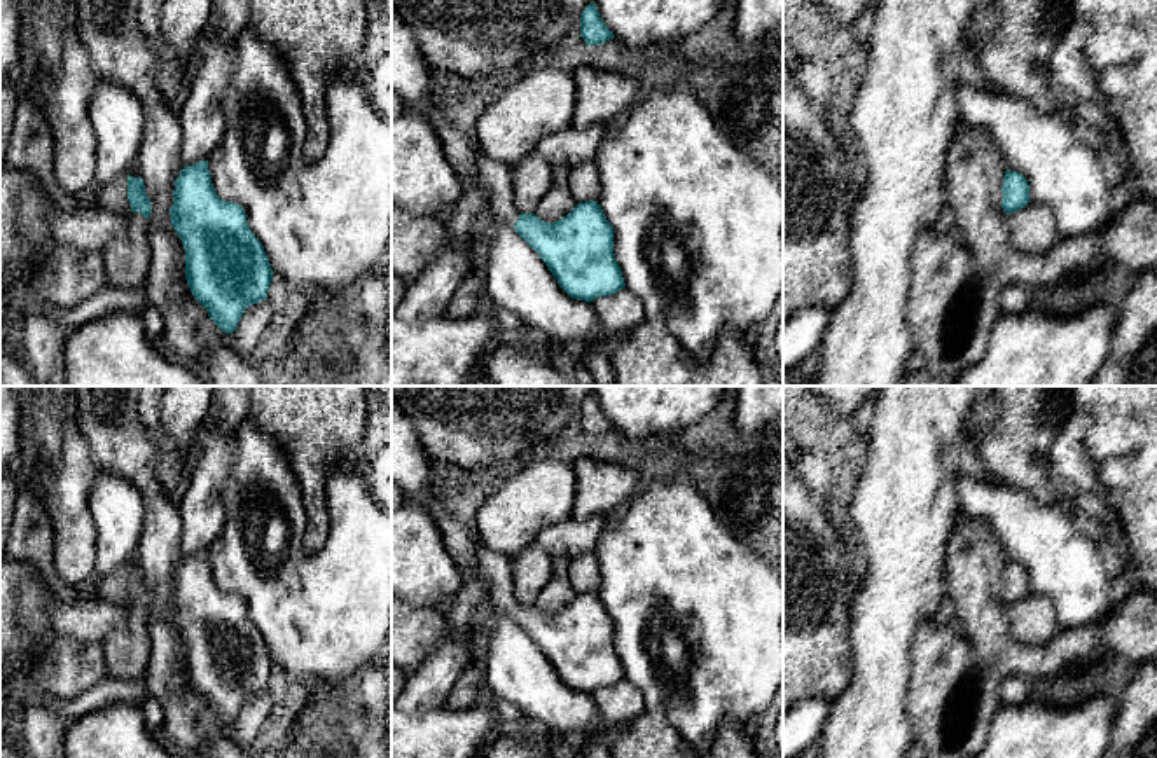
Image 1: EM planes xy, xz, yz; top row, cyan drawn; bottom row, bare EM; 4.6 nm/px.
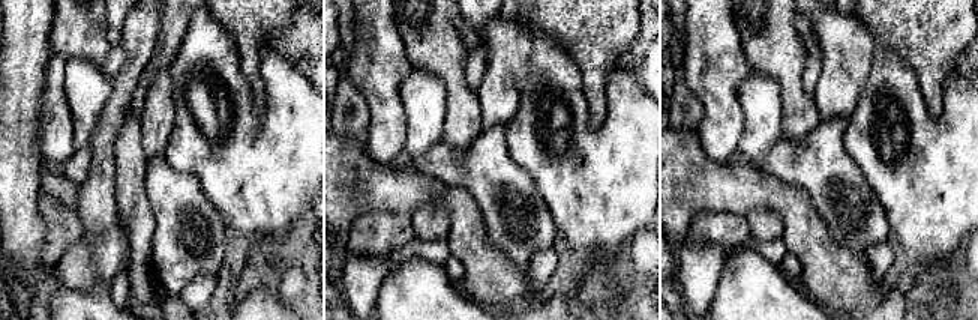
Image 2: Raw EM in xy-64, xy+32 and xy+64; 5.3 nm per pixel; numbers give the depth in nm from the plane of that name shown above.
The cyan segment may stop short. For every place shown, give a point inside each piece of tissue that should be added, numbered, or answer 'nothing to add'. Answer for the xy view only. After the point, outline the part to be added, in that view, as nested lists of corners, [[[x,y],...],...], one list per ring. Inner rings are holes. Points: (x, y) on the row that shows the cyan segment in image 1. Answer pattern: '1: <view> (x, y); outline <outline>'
1: xy (112, 196); outline [[[122,175],[110,183],[100,185],[94,204],[112,211],[114,215],[126,215],[131,210],[128,199],[128,175]]]

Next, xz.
1: xz (495, 175); outline [[[477,154],[477,173],[488,189],[486,211],[493,220],[514,227],[519,220],[519,210],[514,204],[514,192],[509,185],[509,168],[503,162]]]

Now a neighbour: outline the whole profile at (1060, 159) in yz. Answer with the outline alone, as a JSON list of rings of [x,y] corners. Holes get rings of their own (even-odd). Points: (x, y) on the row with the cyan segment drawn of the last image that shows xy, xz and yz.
[[[961,86],[956,105],[968,126],[993,136],[1005,169],[1028,180],[1029,199],[1052,213],[1057,239],[1089,236],[1110,225],[1115,217],[1110,210],[1113,185],[1099,166],[1099,150],[1113,141],[1101,129],[1082,119],[1064,122],[1057,114],[1040,114],[1026,100],[994,87]]]

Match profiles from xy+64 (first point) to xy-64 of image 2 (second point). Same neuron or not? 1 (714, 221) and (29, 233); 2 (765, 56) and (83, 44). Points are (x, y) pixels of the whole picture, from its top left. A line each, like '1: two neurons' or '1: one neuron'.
1: two neurons
2: one neuron

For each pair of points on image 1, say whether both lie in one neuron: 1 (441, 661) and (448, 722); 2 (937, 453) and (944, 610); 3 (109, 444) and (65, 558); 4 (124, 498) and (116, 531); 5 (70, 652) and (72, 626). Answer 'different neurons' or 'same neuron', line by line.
1: different neurons
2: different neurons
3: different neurons
4: same neuron
5: different neurons

